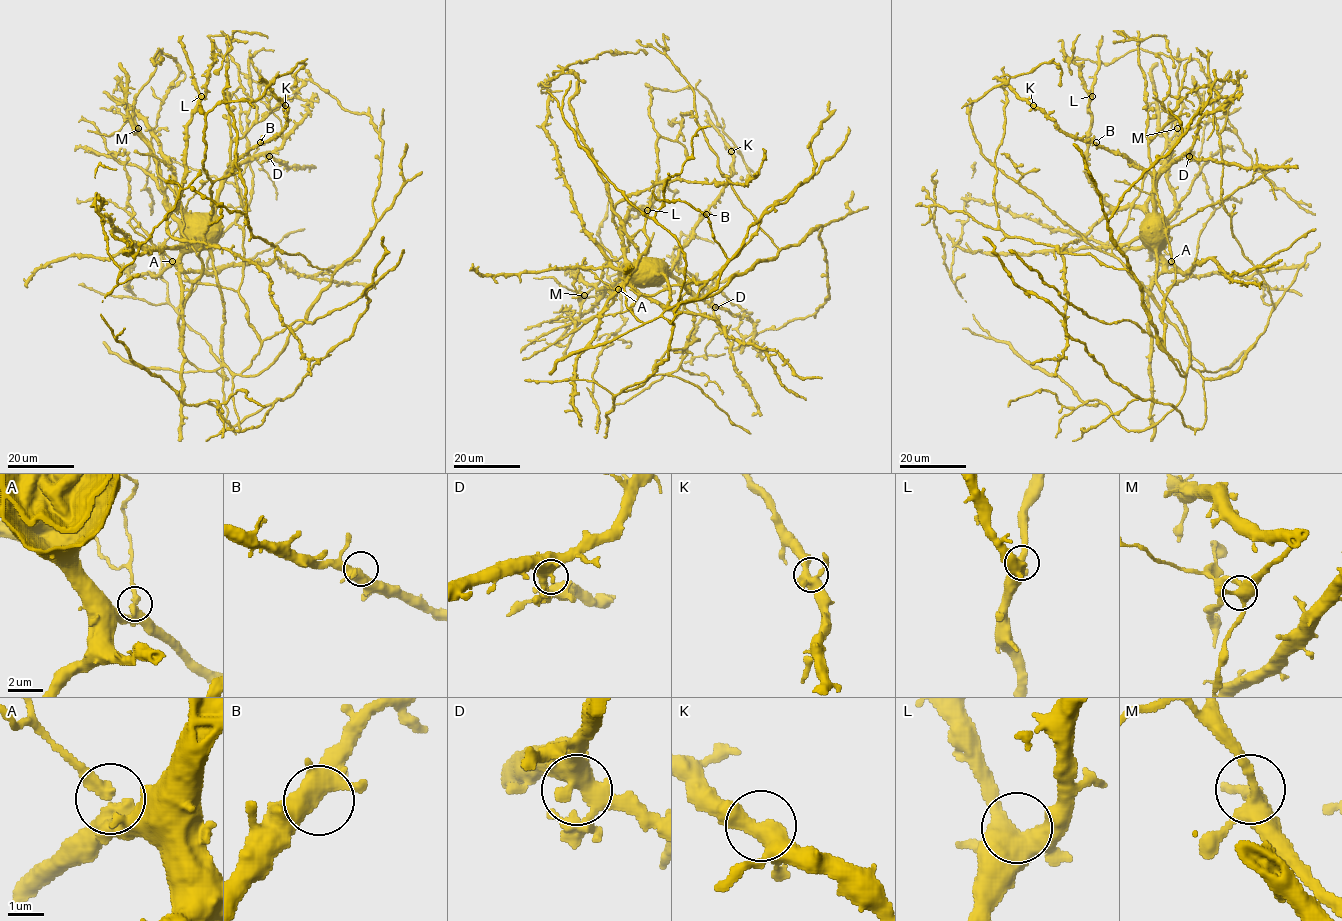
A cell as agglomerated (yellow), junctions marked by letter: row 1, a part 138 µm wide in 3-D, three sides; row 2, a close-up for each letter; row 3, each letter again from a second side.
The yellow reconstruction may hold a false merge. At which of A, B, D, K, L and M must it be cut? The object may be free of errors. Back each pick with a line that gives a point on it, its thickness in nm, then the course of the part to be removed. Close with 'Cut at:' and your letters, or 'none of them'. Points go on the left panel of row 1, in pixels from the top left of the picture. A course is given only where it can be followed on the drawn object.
A: (172, 261) | 380 nm | (172, 261), (162, 245), (178, 226), (187, 204), (208, 180)
Cut at: A

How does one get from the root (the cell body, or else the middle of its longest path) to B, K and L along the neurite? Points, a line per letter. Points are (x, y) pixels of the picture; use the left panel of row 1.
B: (214, 223), (209, 226), (203, 220), (212, 211), (221, 179), (242, 155), (260, 142)
K: (214, 223), (209, 226), (203, 220), (212, 211), (221, 179), (250, 148), (281, 132), (286, 121), (285, 105)
L: (214, 223), (209, 226), (206, 220), (191, 220), (175, 207), (185, 174), (187, 123), (201, 96)

